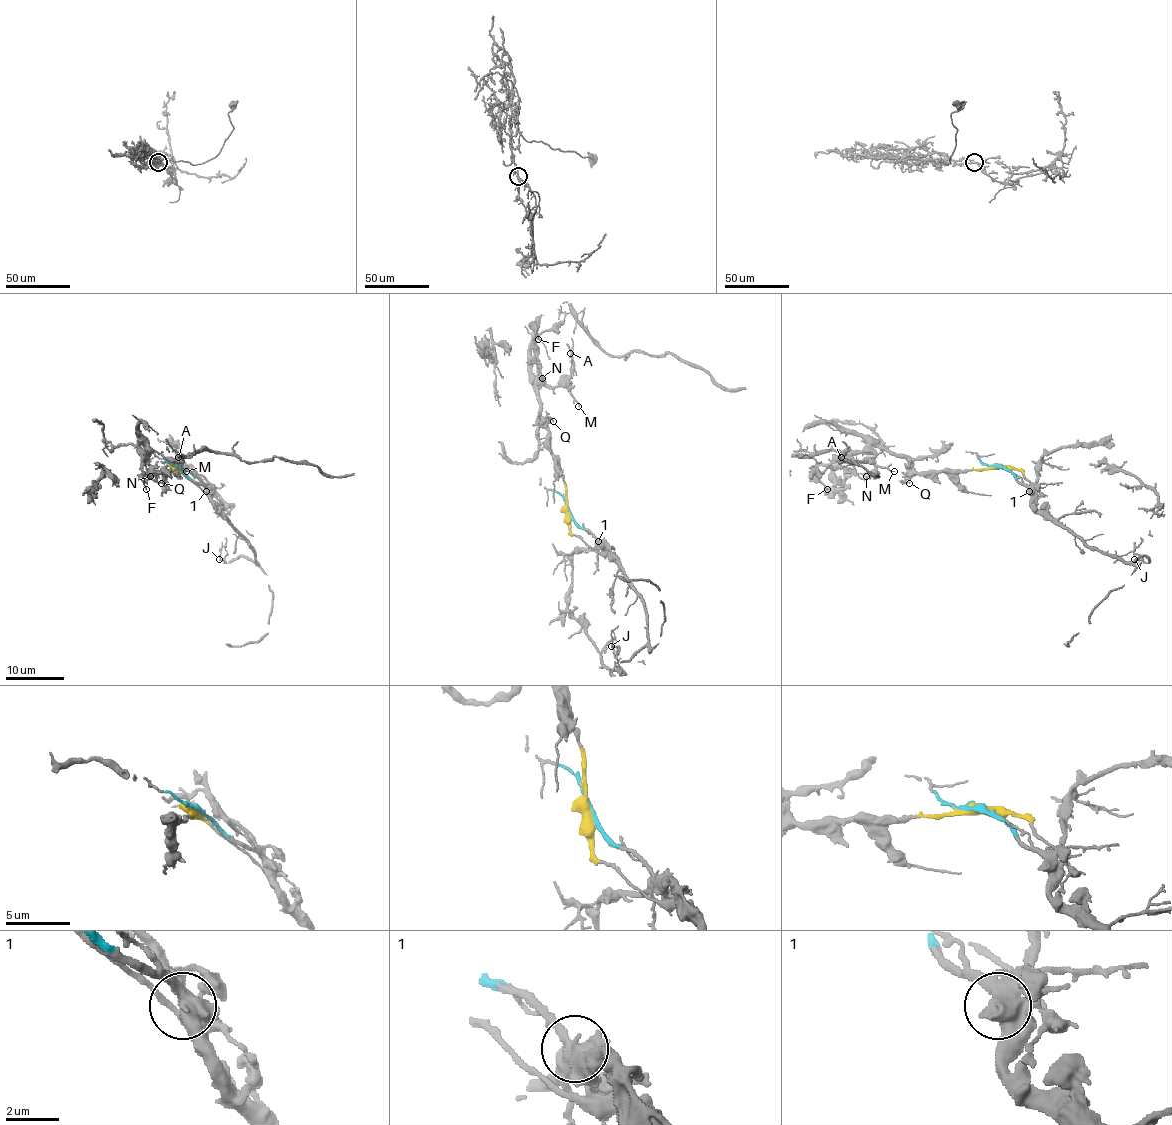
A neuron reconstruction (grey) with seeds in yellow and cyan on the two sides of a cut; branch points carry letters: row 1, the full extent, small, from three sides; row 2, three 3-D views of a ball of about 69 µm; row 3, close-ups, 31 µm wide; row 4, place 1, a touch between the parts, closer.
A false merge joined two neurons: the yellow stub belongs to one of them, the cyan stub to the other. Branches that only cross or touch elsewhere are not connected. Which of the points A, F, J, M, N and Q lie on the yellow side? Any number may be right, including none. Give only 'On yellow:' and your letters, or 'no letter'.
On yellow: A, F, M, N, Q

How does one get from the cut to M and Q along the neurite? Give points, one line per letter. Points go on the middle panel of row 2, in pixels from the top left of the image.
M: (567, 510), (564, 476), (551, 450), (549, 430), (539, 419), (538, 387), (564, 386), (579, 406)
Q: (567, 510), (564, 476), (551, 450), (548, 425), (544, 421), (548, 417), (554, 421)

